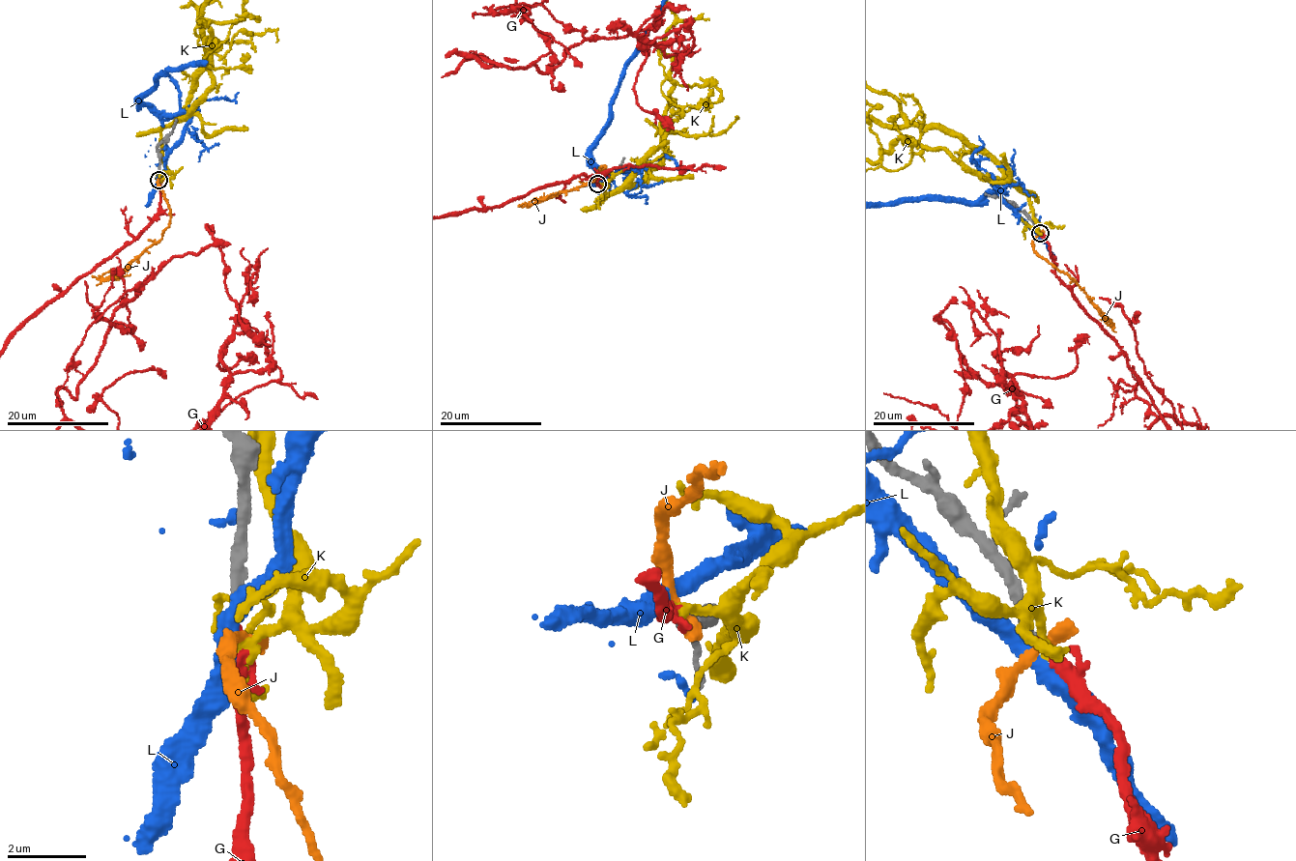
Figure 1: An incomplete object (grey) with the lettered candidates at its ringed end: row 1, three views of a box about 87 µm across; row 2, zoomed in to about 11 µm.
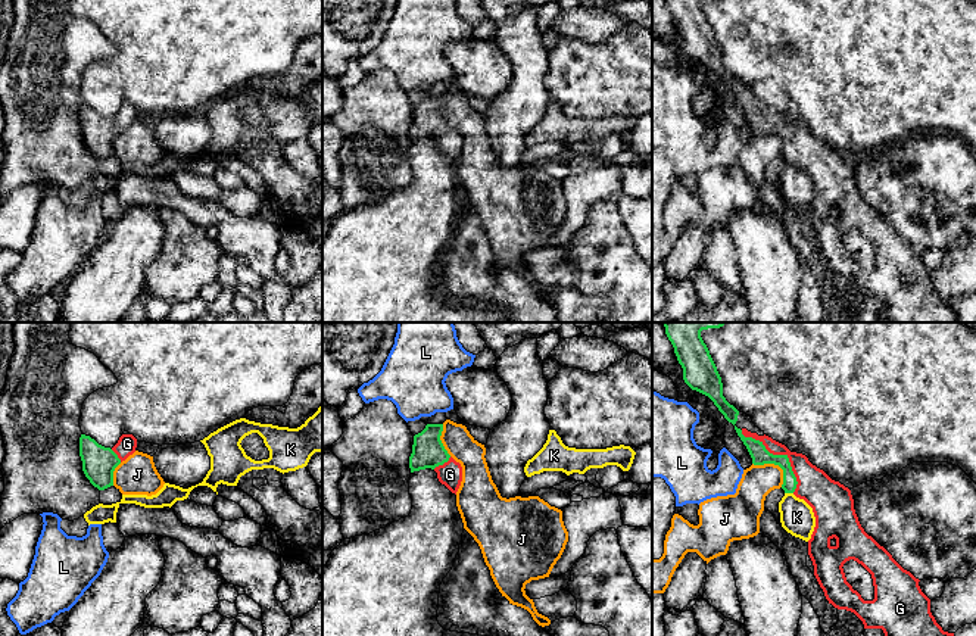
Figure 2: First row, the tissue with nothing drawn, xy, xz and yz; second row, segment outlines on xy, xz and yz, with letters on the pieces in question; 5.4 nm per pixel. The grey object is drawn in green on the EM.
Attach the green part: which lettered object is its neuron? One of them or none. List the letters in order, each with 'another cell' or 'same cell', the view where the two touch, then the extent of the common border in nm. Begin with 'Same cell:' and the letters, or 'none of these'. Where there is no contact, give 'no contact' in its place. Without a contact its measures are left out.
Same cell: G
G: same cell | yz | 460 nm
J: another cell | yz | 220 nm
K: another cell | yz | 50 nm
L: another cell | no contact

